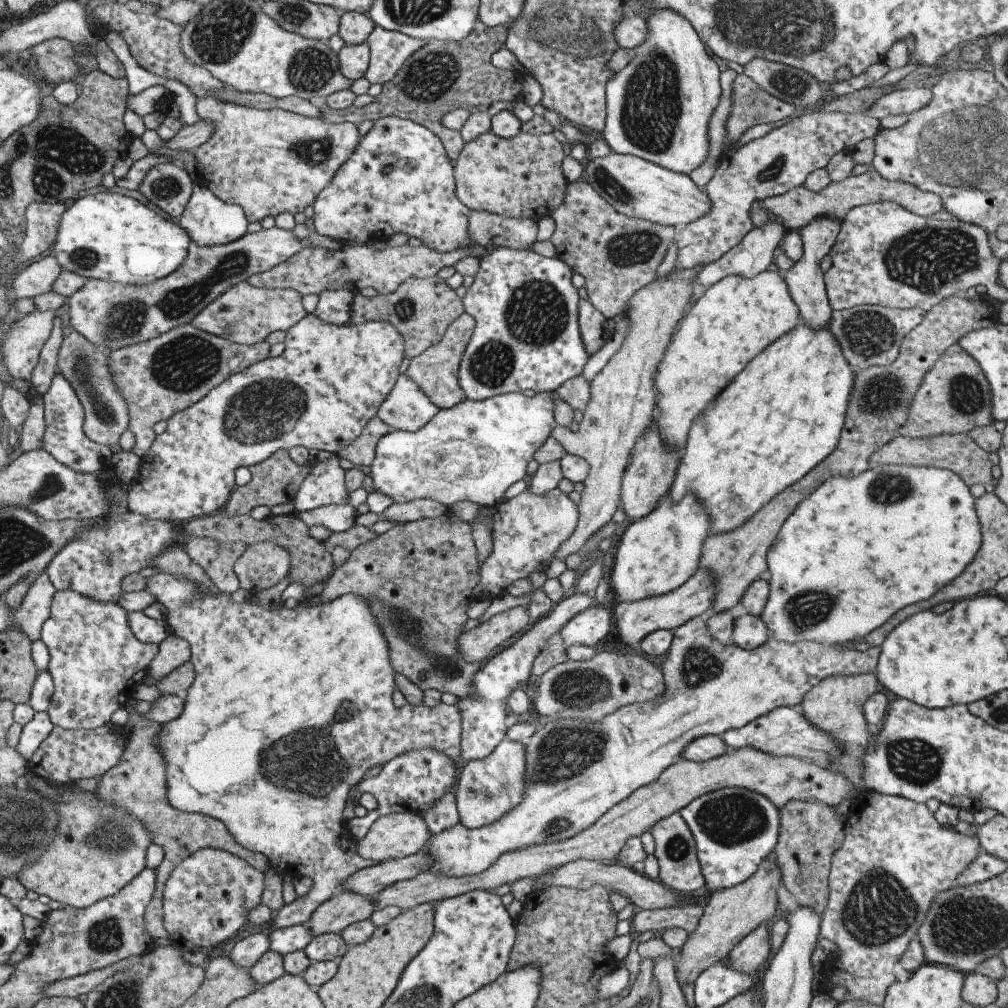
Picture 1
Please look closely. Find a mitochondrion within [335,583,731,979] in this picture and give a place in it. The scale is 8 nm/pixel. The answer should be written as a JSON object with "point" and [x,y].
{"point":[567,750]}

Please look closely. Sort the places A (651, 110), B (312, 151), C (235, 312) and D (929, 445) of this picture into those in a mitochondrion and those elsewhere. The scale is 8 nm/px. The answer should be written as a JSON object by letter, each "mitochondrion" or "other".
{"A":"mitochondrion","B":"mitochondrion","C":"mitochondrion","D":"other"}

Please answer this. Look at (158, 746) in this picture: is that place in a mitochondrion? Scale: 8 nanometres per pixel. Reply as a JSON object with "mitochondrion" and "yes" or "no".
{"mitochondrion":"no"}

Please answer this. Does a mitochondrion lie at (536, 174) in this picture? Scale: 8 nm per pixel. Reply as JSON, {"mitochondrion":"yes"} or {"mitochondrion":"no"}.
{"mitochondrion":"no"}

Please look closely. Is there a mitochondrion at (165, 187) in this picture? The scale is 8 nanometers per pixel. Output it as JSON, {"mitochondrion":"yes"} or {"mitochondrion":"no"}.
{"mitochondrion":"yes"}

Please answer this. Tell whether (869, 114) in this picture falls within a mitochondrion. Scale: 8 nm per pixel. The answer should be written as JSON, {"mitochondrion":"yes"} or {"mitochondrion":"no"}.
{"mitochondrion":"no"}

